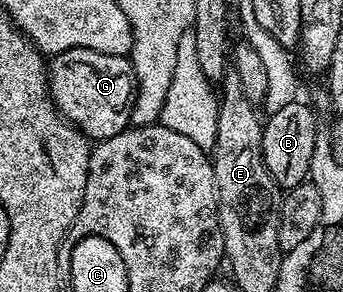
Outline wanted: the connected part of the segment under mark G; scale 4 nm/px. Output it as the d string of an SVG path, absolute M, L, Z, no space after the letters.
M93 49L60 51L49 63L49 94L56 111L78 127L88 140L102 141L126 131L131 123L131 103L135 99L135 69L126 55L97 53Z

